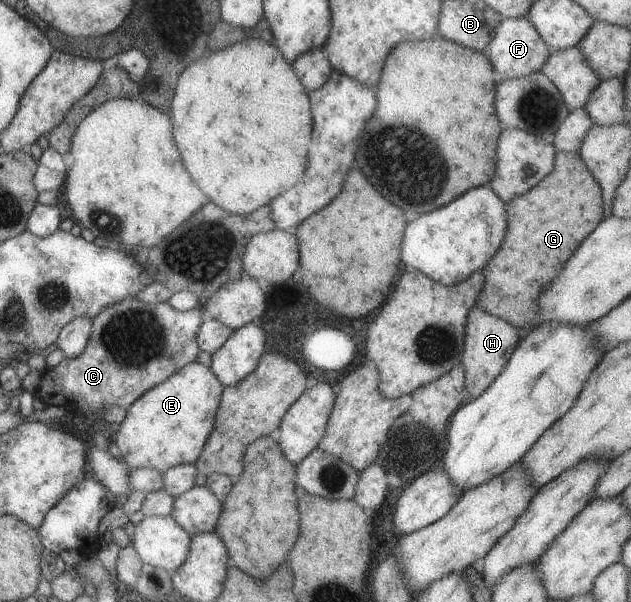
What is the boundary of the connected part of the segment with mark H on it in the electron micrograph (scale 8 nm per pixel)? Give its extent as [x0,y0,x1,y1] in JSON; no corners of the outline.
[462,306,520,399]

